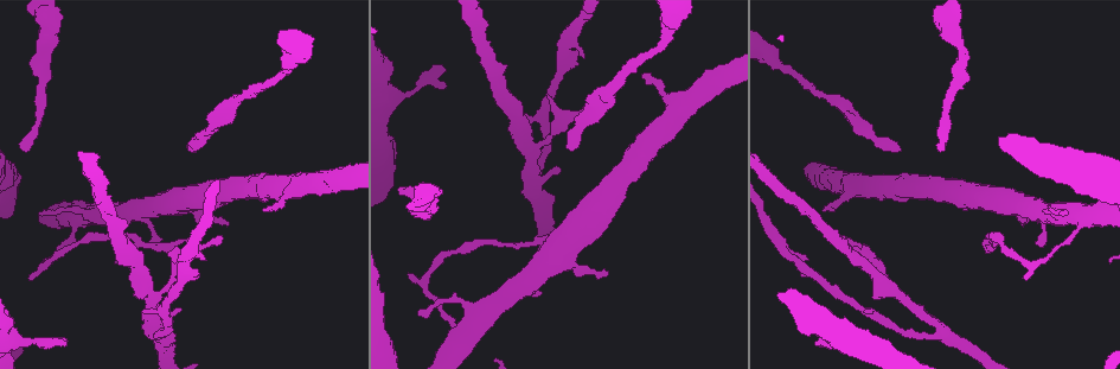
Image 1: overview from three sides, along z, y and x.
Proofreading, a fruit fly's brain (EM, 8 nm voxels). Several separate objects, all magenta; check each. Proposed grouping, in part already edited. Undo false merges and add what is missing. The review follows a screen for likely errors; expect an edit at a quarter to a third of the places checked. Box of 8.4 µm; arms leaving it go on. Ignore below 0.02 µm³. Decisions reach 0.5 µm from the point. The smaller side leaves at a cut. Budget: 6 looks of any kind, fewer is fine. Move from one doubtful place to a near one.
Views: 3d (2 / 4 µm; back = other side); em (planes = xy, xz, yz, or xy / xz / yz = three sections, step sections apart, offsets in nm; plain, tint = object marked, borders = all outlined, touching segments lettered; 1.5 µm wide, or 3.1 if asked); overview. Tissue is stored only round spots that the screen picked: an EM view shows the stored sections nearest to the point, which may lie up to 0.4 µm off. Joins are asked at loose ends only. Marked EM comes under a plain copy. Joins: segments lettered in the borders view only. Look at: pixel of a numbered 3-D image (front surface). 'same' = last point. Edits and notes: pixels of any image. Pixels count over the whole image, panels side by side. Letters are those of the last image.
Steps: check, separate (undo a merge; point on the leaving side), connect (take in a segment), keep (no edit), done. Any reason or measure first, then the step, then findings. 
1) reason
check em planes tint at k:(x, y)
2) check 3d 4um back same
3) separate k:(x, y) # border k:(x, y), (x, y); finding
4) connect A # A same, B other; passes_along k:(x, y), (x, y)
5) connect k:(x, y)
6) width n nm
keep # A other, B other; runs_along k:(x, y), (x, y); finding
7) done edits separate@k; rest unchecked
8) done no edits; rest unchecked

branch stops here
check em yz step 8 tint at 1:(445, 71)

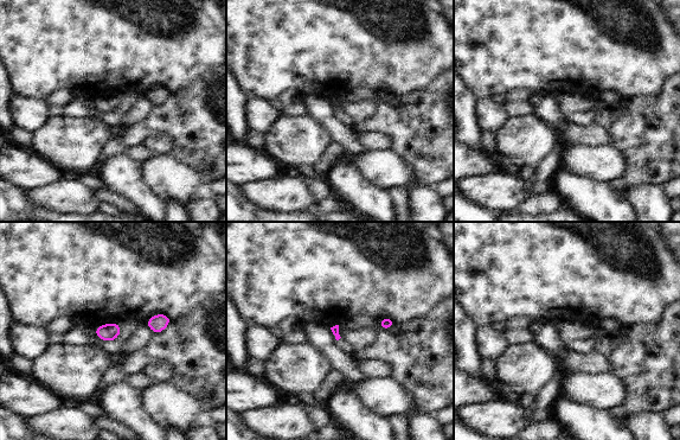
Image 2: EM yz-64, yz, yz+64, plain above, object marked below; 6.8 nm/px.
cut it another way
check em planes borders same

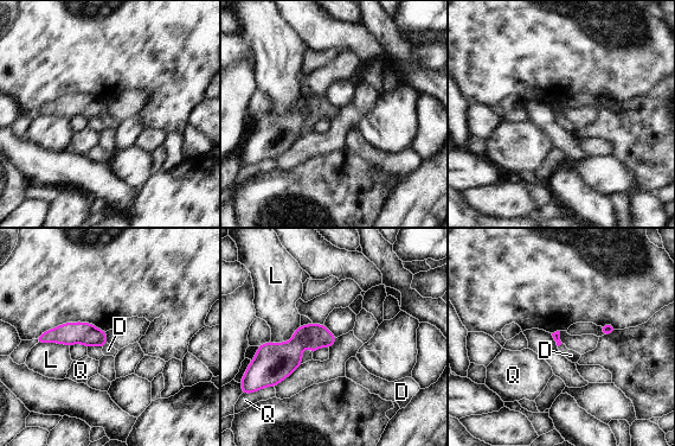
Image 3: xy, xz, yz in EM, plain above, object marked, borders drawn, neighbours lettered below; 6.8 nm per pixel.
longest_contact L 240 nm
connect 3:(108, 350) # D same, L other, Q other; passes_along 3:(70, 333), (104, 345), (108, 350); it goes on there

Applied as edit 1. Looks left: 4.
an open end
check 3d 4um at 1:(403, 194)

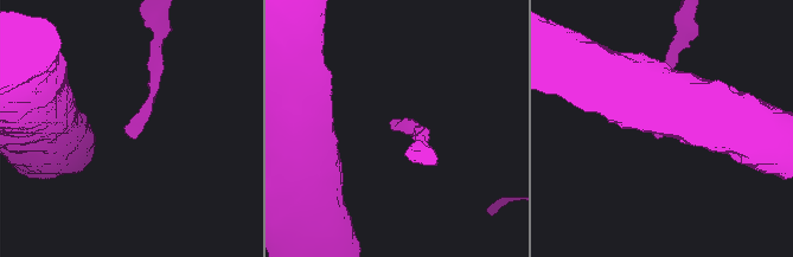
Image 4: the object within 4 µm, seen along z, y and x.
need the tissue
check em planes tint at 4:(129, 137)

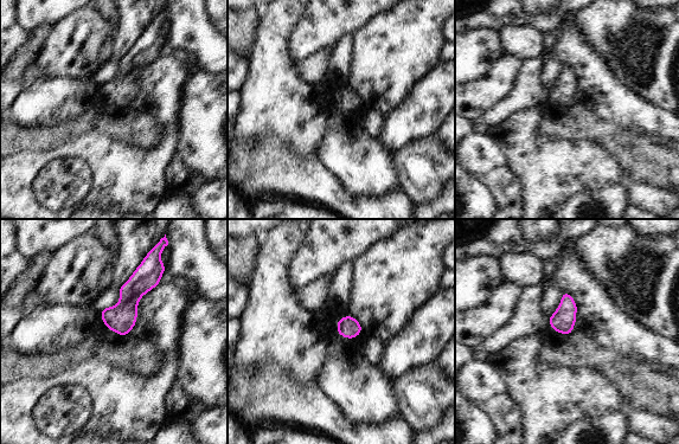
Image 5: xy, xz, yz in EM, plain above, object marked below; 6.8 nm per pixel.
what lies round it
check em planes borders same

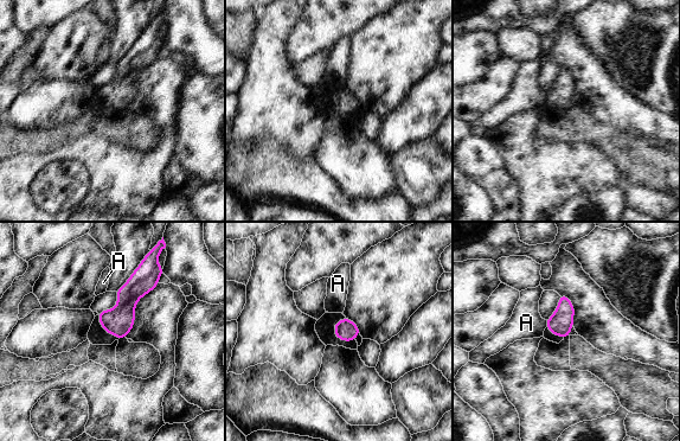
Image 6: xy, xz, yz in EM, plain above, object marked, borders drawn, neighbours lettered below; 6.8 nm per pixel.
longest_contact A 50 nm
keep # A other; none of them fits

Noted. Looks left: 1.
done edits connect@3; rest unchecked

